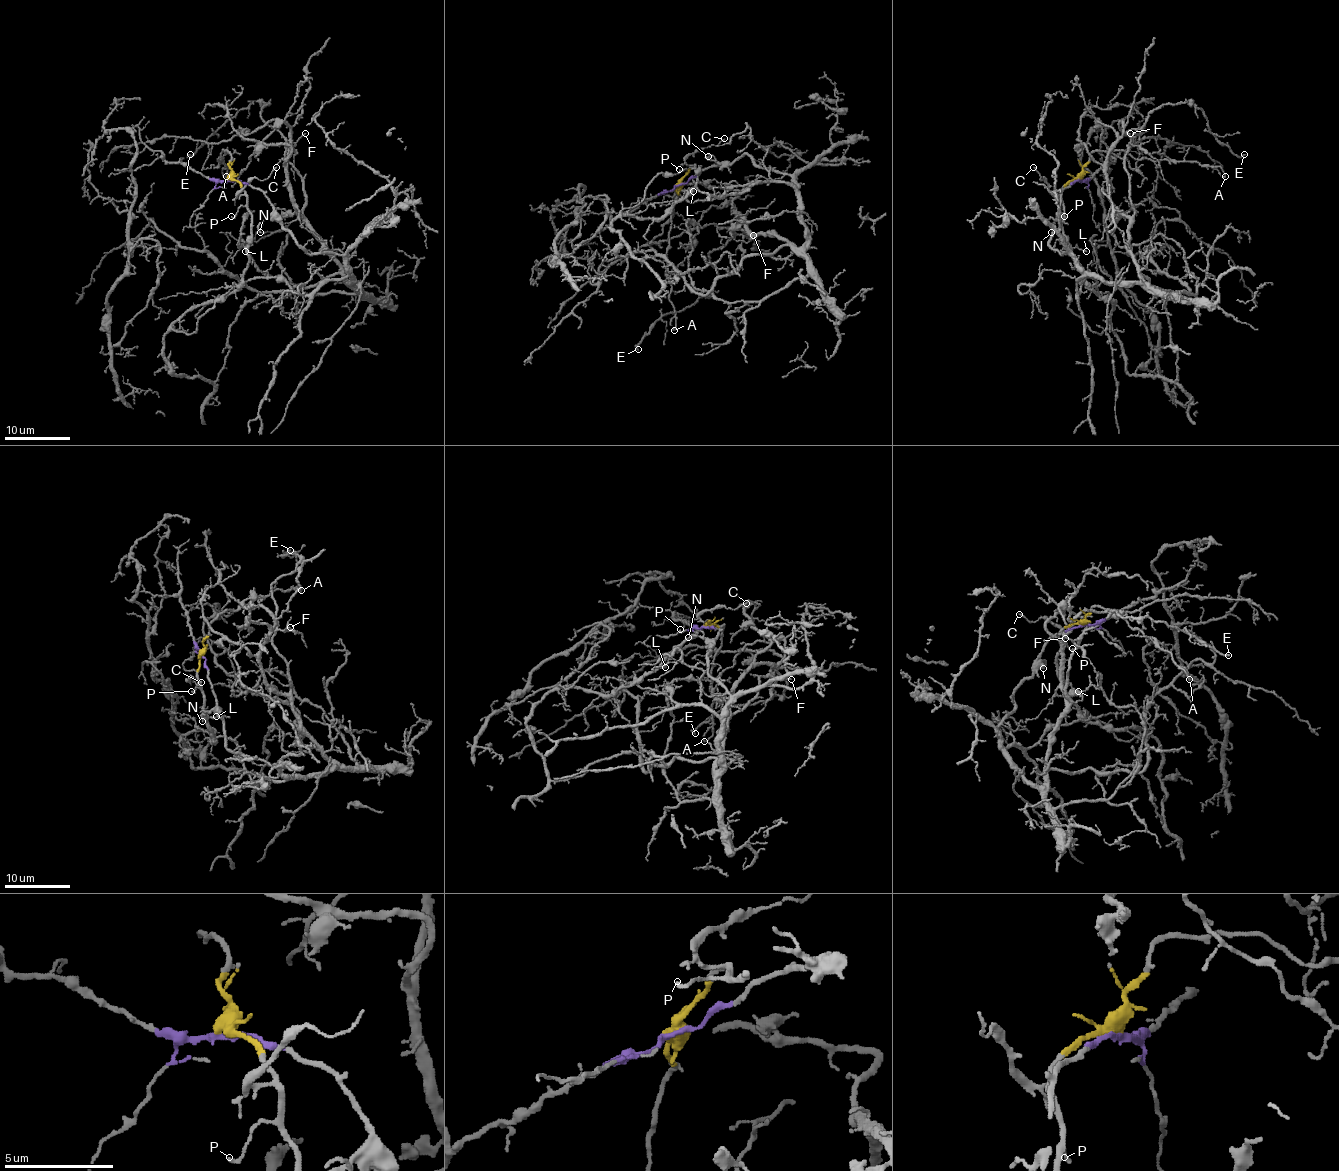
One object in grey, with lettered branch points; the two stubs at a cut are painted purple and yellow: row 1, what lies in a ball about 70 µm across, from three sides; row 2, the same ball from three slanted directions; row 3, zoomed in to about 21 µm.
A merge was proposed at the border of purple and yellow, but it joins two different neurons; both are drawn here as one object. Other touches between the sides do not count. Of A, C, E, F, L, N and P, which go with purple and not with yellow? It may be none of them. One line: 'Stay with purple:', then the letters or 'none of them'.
Stay with purple: E, F, N

